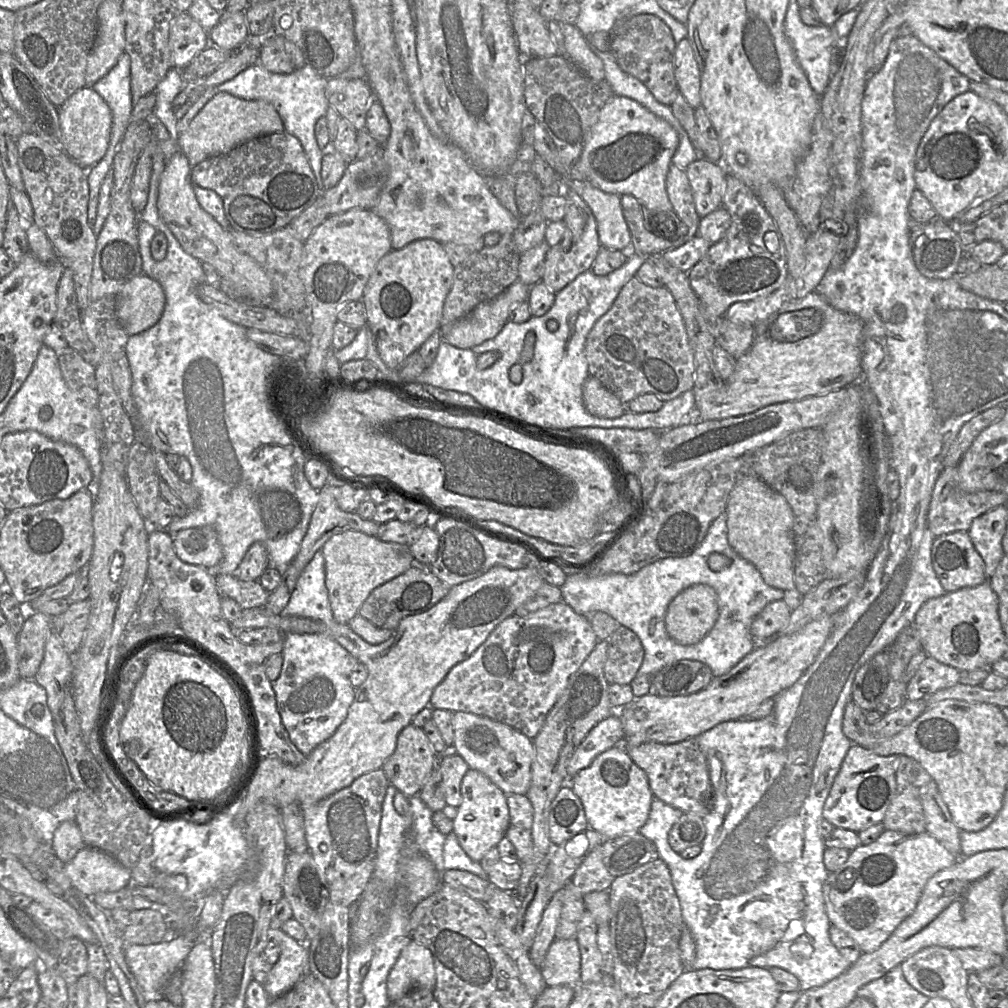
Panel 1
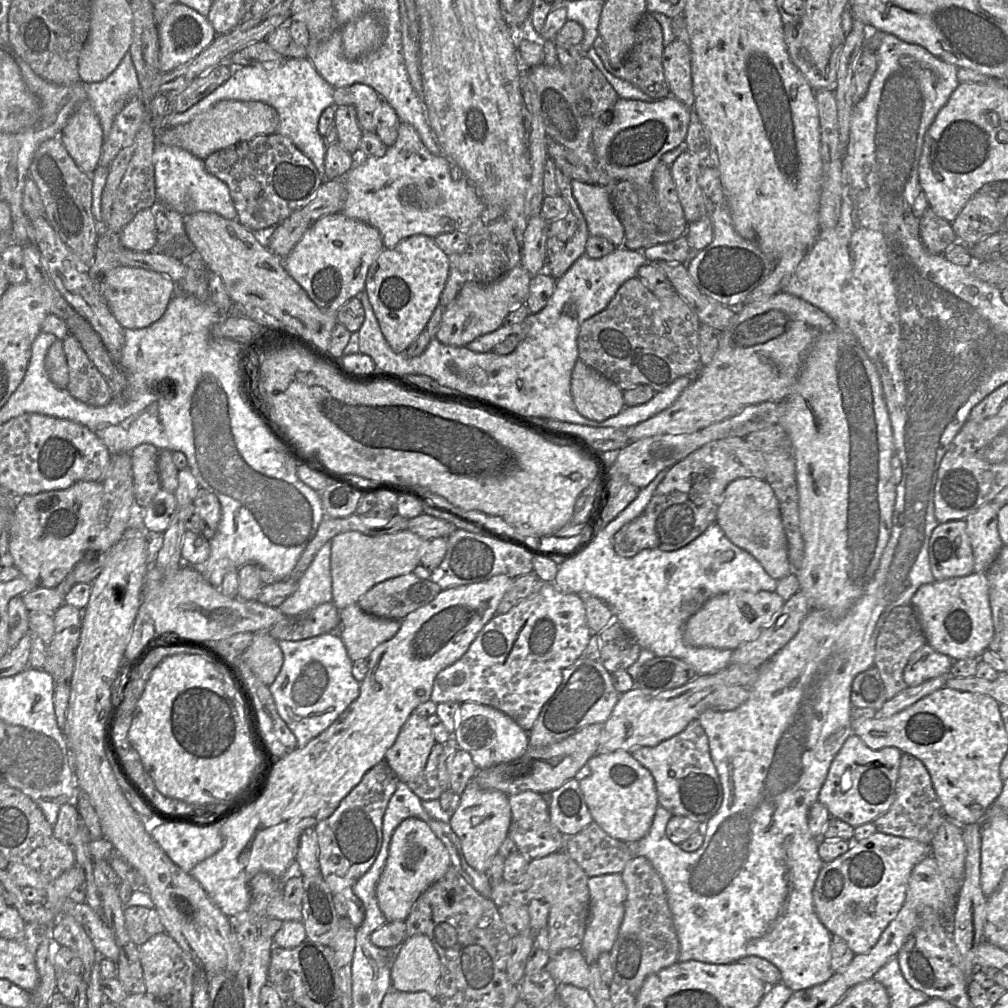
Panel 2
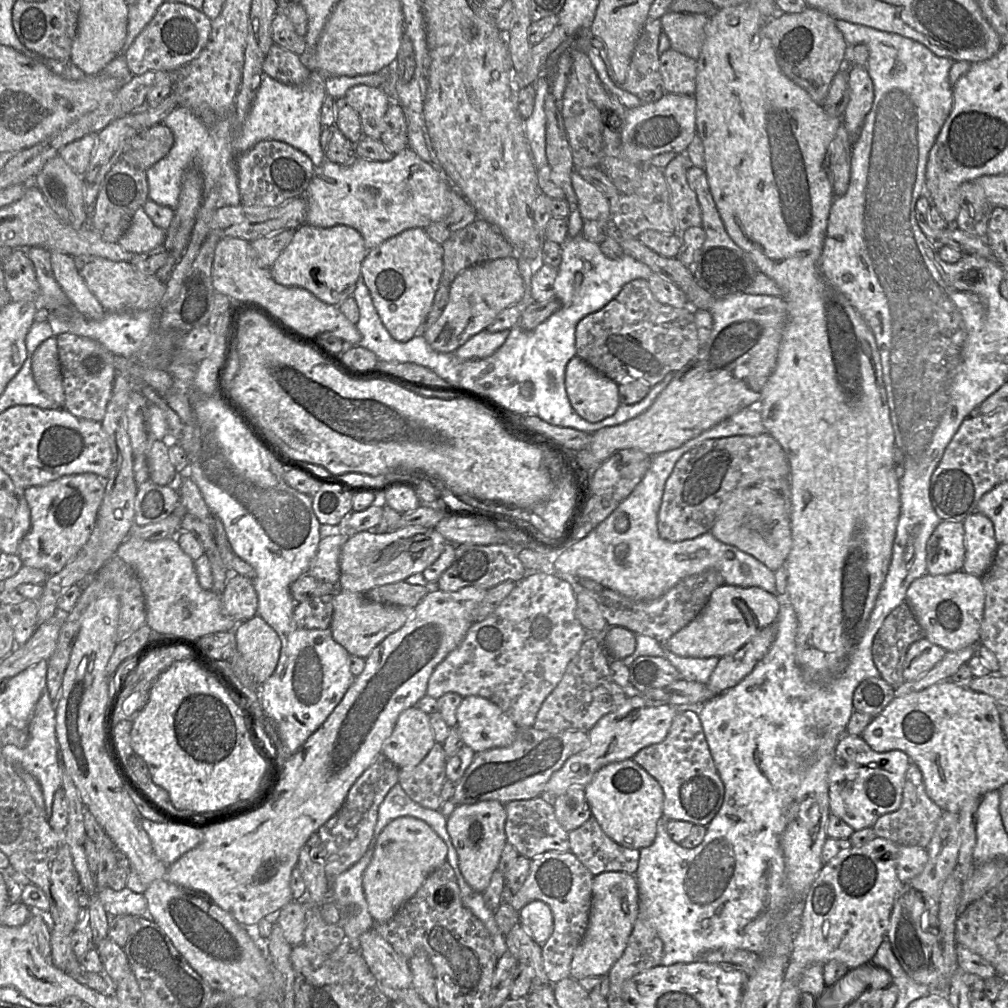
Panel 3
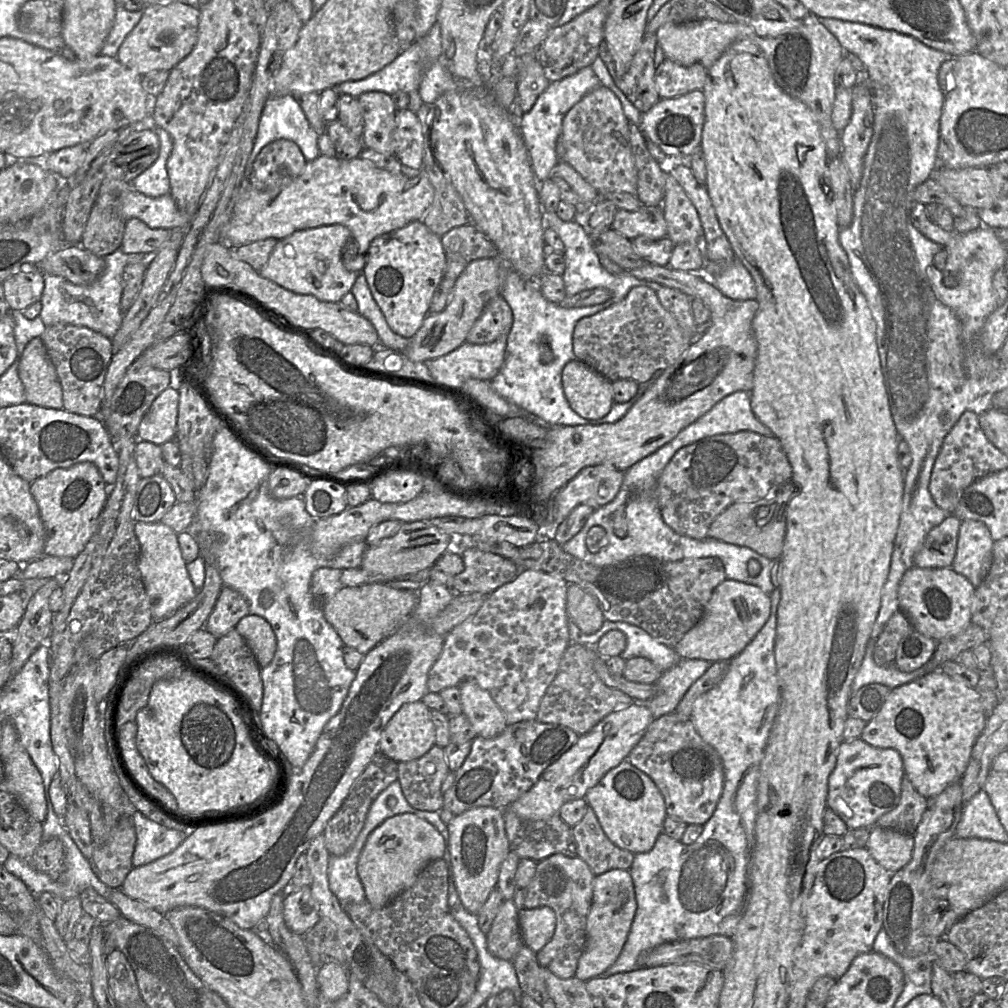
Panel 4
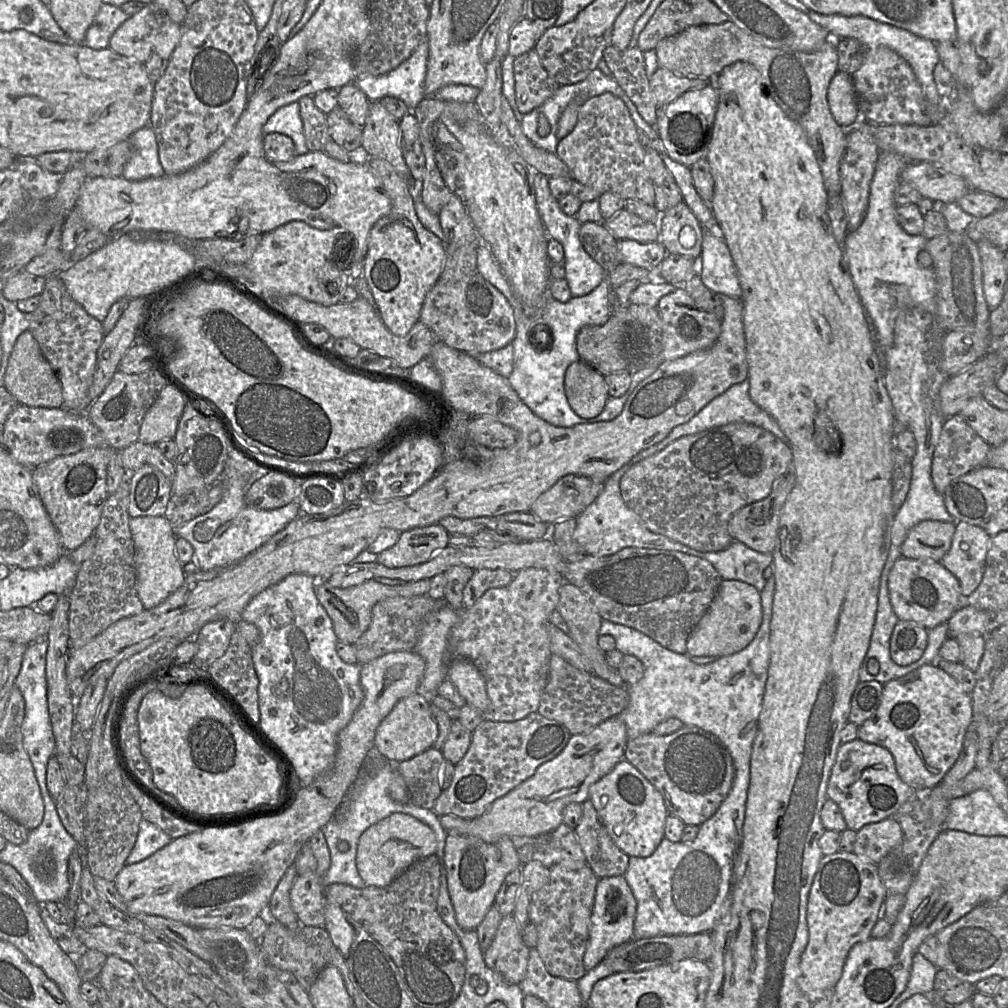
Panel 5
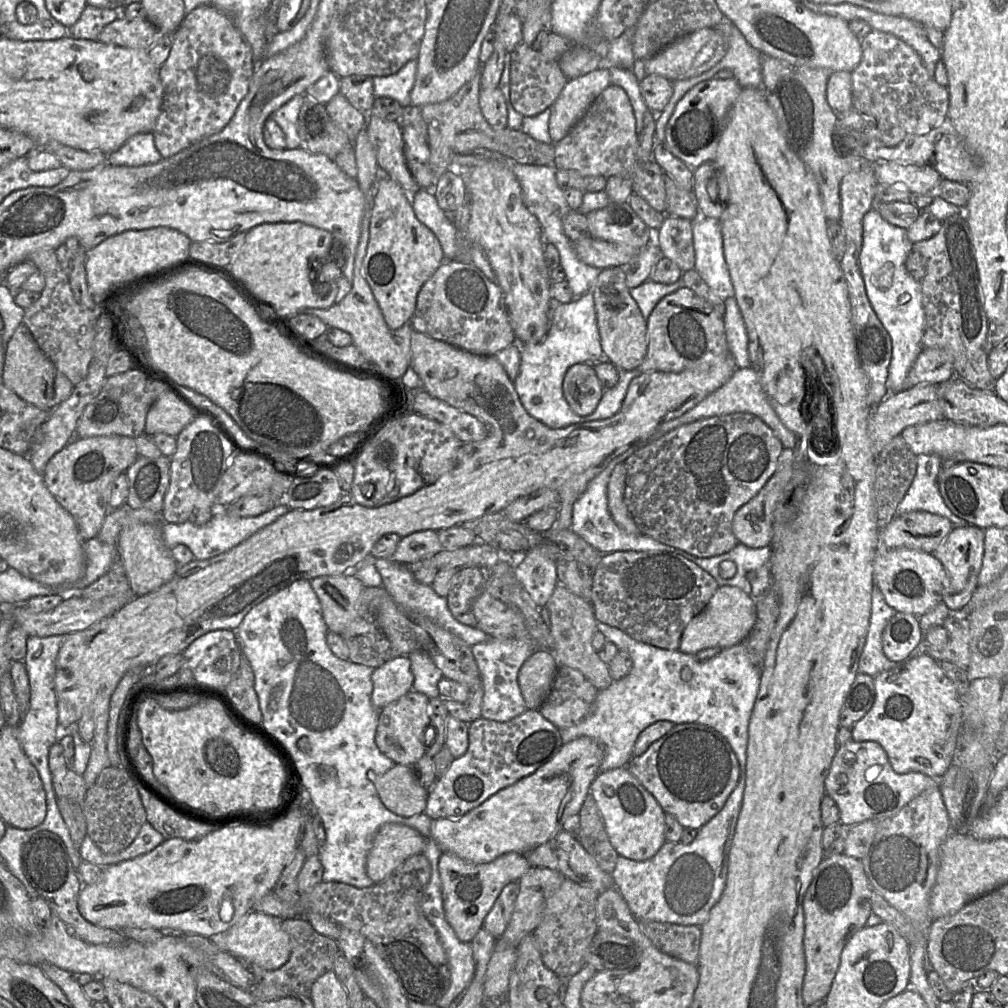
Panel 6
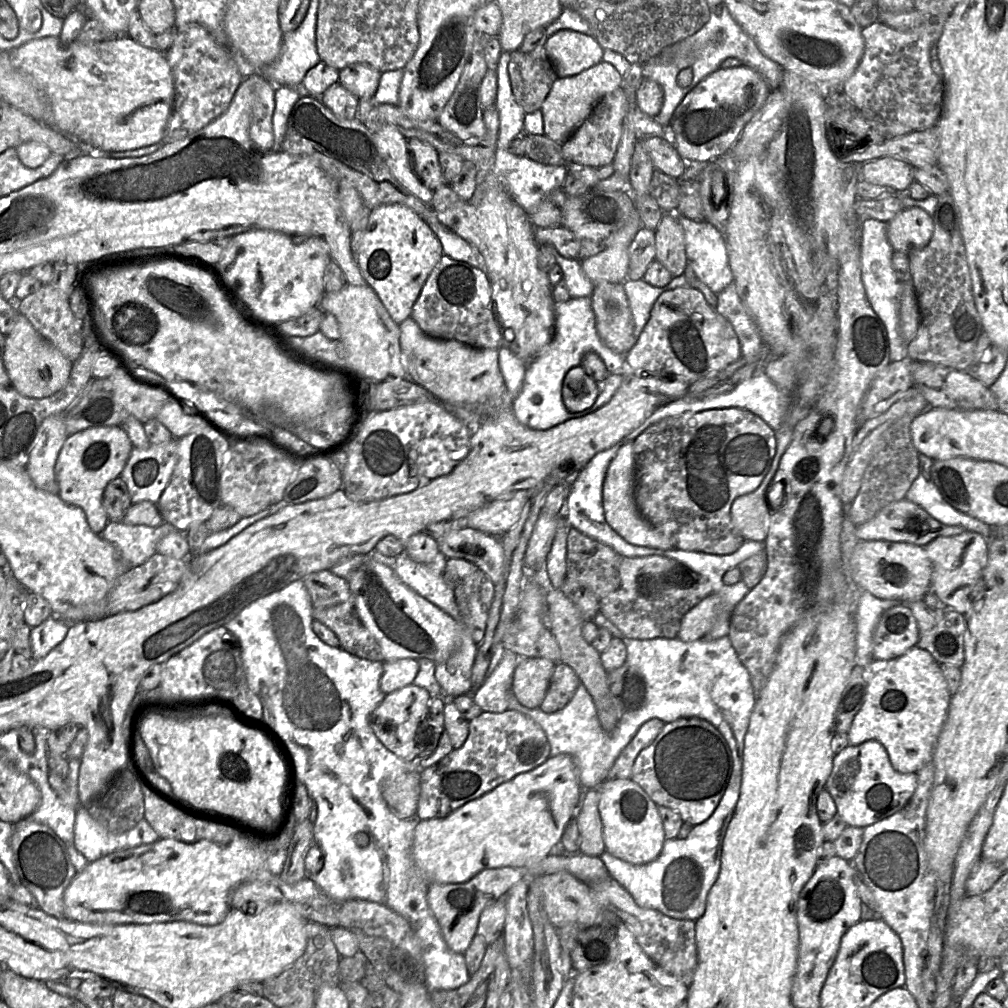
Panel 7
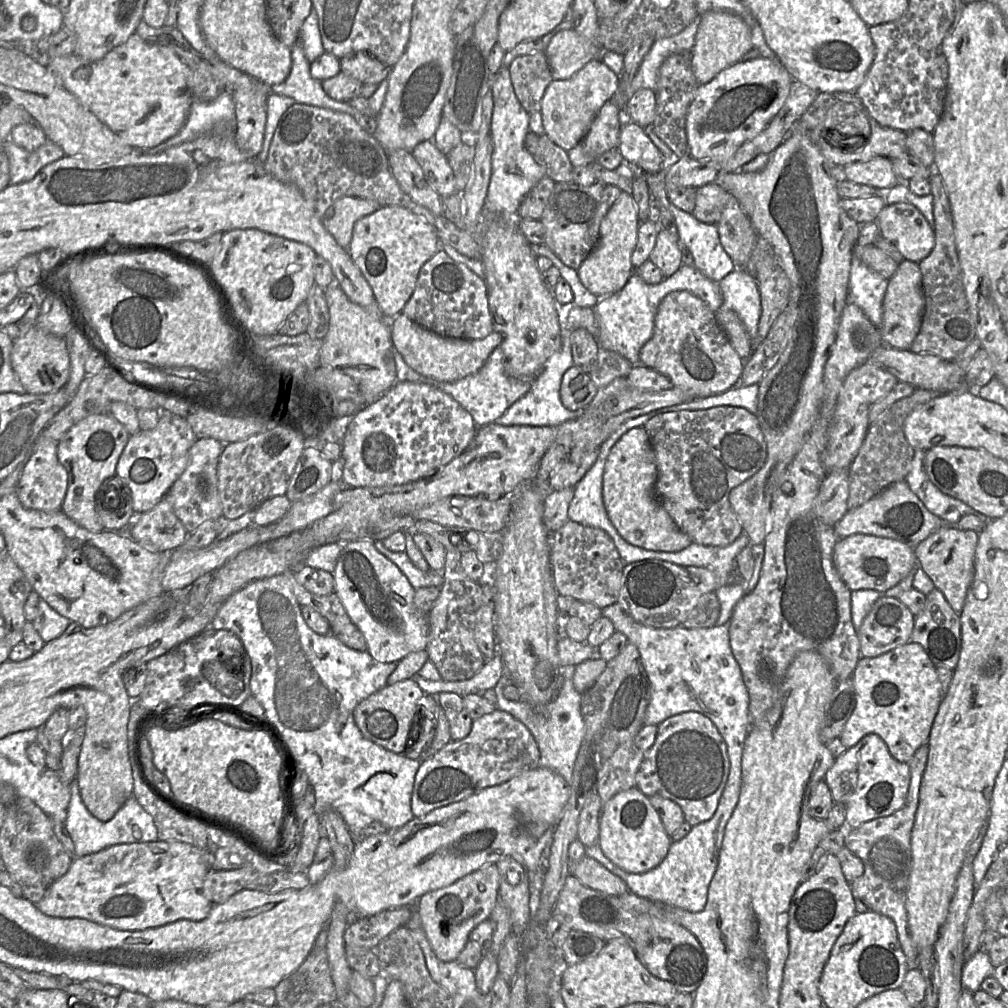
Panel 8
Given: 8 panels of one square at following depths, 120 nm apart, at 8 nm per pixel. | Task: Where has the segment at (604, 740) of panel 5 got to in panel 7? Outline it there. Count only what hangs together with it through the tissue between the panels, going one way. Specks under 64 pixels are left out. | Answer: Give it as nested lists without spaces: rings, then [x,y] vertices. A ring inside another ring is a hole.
[[[567,754],[549,757],[535,769],[500,784],[444,818],[419,820],[412,843],[414,864],[429,882],[439,884],[465,882],[485,869],[537,864],[550,855],[554,845],[561,841],[567,824],[576,818],[577,810],[582,804],[583,792],[572,757]]]

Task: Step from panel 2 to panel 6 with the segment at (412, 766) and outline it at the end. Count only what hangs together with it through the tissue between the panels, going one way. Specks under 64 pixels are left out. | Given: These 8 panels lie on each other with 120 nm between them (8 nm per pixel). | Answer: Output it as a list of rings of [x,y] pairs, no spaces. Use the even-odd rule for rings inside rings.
[[[414,690],[409,691],[399,699],[391,702],[378,711],[378,723],[375,734],[375,743],[379,750],[395,764],[401,764],[405,766],[413,766],[421,757],[425,755],[426,743],[432,741],[431,732],[425,736],[423,741],[423,734],[428,725],[430,725],[430,709],[429,698]]]

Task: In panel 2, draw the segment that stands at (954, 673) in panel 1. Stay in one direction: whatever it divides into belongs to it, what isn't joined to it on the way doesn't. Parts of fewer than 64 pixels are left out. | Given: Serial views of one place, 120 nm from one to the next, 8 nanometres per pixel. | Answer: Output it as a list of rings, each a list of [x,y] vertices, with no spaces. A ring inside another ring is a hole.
[[[925,643],[911,655],[904,669],[903,679],[908,687],[915,687],[932,678],[950,676],[953,663],[951,657]]]

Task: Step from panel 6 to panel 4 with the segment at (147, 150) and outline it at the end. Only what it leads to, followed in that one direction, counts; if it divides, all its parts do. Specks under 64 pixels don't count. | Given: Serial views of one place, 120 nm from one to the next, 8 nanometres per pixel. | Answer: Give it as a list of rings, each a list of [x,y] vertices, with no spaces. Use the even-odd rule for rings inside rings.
[[[154,127],[159,138],[160,150],[155,162],[132,182],[133,189],[149,197],[160,197],[170,193],[170,181],[167,172],[167,160],[173,143],[169,133],[161,127]]]

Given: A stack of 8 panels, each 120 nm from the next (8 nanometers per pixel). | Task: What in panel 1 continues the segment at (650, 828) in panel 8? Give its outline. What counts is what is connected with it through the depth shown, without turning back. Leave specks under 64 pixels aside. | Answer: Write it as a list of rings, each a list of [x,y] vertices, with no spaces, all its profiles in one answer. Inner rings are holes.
[[[623,744],[602,752],[588,767],[566,780],[564,786],[571,787],[583,804],[589,828],[610,839],[639,832],[649,817],[654,795],[647,775],[632,761]]]

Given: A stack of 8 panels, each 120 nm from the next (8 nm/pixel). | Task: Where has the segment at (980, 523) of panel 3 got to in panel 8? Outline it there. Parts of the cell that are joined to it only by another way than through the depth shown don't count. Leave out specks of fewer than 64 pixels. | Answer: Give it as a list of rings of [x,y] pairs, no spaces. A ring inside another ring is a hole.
[[[943,526],[914,547],[917,565],[941,591],[950,607],[960,615],[974,576],[974,557],[978,533]]]

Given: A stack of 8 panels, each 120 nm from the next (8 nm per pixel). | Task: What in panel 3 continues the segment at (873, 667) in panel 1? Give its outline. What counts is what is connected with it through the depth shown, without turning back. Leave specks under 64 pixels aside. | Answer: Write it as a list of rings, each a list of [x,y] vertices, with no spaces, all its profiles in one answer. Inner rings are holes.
[[[881,677],[863,680],[853,694],[854,711],[879,715],[893,700],[895,689]]]

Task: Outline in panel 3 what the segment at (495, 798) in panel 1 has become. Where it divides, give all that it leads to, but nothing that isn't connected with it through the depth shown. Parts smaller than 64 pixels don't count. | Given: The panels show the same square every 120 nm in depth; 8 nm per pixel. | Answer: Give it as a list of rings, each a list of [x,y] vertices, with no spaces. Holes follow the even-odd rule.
[[[496,800],[458,805],[447,817],[447,831],[458,855],[460,871],[465,881],[476,892],[484,893],[493,872],[498,869],[503,848],[507,843],[506,818],[505,805]]]

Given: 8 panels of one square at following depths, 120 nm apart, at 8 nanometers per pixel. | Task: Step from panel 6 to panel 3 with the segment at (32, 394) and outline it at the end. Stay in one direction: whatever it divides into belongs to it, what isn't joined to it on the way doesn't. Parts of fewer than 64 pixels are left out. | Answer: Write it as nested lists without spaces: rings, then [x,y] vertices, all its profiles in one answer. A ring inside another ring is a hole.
[[[55,336],[44,340],[34,351],[31,369],[39,390],[63,408],[65,394]]]

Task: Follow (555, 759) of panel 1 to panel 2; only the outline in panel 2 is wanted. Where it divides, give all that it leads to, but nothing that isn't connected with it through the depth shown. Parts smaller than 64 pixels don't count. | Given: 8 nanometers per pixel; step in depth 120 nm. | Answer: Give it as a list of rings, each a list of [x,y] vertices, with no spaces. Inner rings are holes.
[[[593,634],[579,658],[565,670],[563,681],[543,706],[533,728],[528,732],[530,747],[539,748],[560,742],[587,725],[605,723],[621,694],[614,688],[609,673],[601,663],[599,635]]]

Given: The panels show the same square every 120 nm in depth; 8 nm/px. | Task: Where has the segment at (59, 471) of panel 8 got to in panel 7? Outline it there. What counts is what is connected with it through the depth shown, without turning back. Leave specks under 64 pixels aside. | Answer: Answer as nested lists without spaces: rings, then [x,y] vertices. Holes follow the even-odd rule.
[[[64,414],[47,417],[40,425],[26,464],[34,485],[53,495],[59,494],[54,467],[58,454],[67,439]]]

